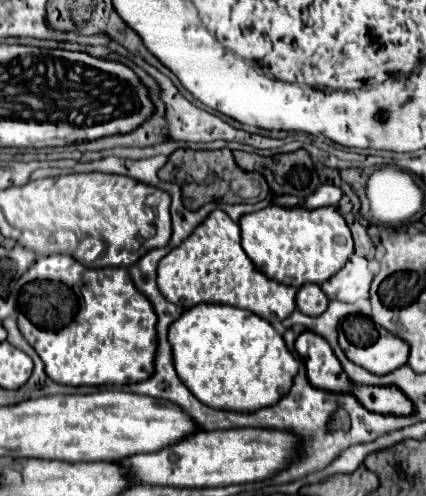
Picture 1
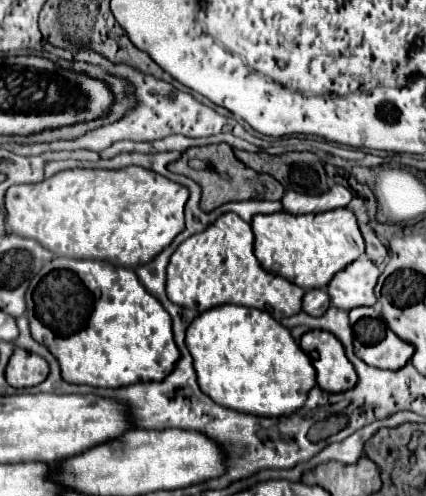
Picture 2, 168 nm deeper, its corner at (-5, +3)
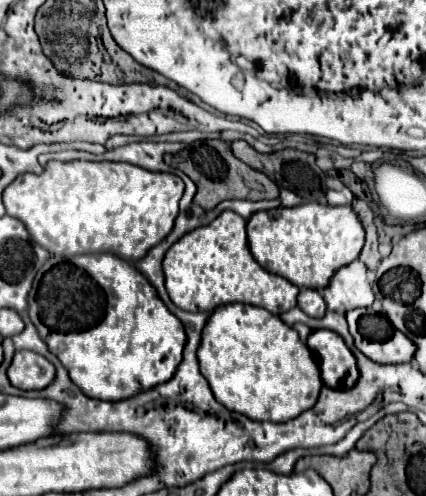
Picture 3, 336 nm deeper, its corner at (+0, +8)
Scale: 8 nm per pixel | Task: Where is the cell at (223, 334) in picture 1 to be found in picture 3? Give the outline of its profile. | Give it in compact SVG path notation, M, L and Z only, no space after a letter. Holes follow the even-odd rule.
M224 304L210 314L200 338L198 362L214 398L252 420L288 422L312 408L322 388L318 364L296 330L276 314L250 304Z

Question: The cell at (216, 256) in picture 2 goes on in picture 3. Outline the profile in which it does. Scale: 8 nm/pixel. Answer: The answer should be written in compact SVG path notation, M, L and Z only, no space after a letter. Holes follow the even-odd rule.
M232 210L216 220L184 234L164 256L164 276L170 300L188 312L212 312L216 306L242 302L266 308L272 314L288 312L296 306L298 286L260 268L248 248L246 220Z

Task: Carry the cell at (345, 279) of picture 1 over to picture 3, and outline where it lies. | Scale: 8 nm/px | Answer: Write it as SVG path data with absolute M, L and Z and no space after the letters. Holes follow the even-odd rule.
M354 260L352 264L340 268L336 276L332 276L332 284L322 290L322 296L328 304L328 310L346 314L352 308L372 306L374 294L368 280L368 268L364 262Z

